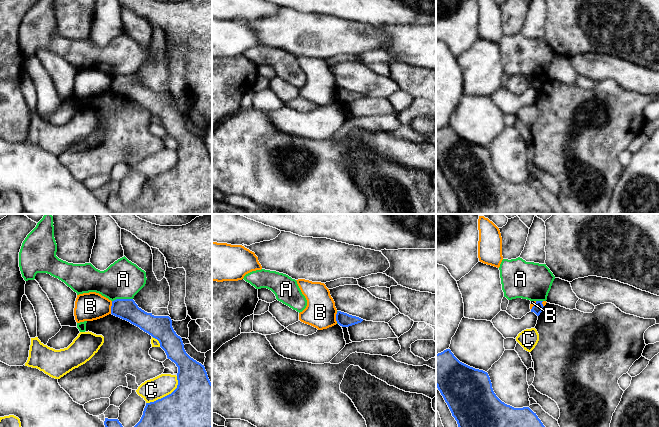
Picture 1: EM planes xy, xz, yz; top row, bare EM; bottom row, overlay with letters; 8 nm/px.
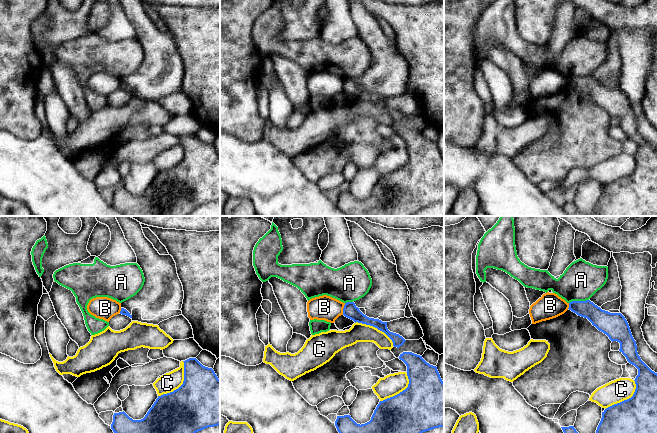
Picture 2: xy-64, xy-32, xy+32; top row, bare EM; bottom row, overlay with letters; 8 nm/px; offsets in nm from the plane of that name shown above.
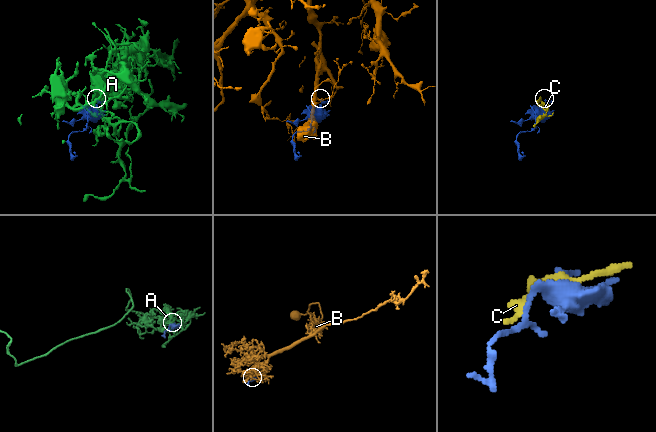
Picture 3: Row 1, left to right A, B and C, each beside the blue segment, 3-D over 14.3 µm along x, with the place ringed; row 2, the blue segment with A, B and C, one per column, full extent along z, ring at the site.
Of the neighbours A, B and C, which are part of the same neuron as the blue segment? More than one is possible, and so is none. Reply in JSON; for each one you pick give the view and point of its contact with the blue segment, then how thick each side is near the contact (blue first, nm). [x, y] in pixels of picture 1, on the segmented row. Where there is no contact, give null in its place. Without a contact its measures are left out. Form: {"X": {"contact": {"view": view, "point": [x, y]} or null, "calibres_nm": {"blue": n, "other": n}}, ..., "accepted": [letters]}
{"accepted": []}

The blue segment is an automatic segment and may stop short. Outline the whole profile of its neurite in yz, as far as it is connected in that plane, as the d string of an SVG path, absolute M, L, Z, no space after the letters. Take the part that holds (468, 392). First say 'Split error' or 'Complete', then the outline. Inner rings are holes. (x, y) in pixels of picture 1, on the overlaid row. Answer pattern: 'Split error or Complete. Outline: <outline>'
Complete. Outline: M450 349L436 354L436 386L457 421L458 427L545 427L529 407L514 408L502 402L493 391L488 373L460 362Z

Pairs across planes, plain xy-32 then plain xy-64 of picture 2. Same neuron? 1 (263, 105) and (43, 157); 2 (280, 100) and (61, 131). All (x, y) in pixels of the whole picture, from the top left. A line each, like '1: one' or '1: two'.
1: one
2: one

